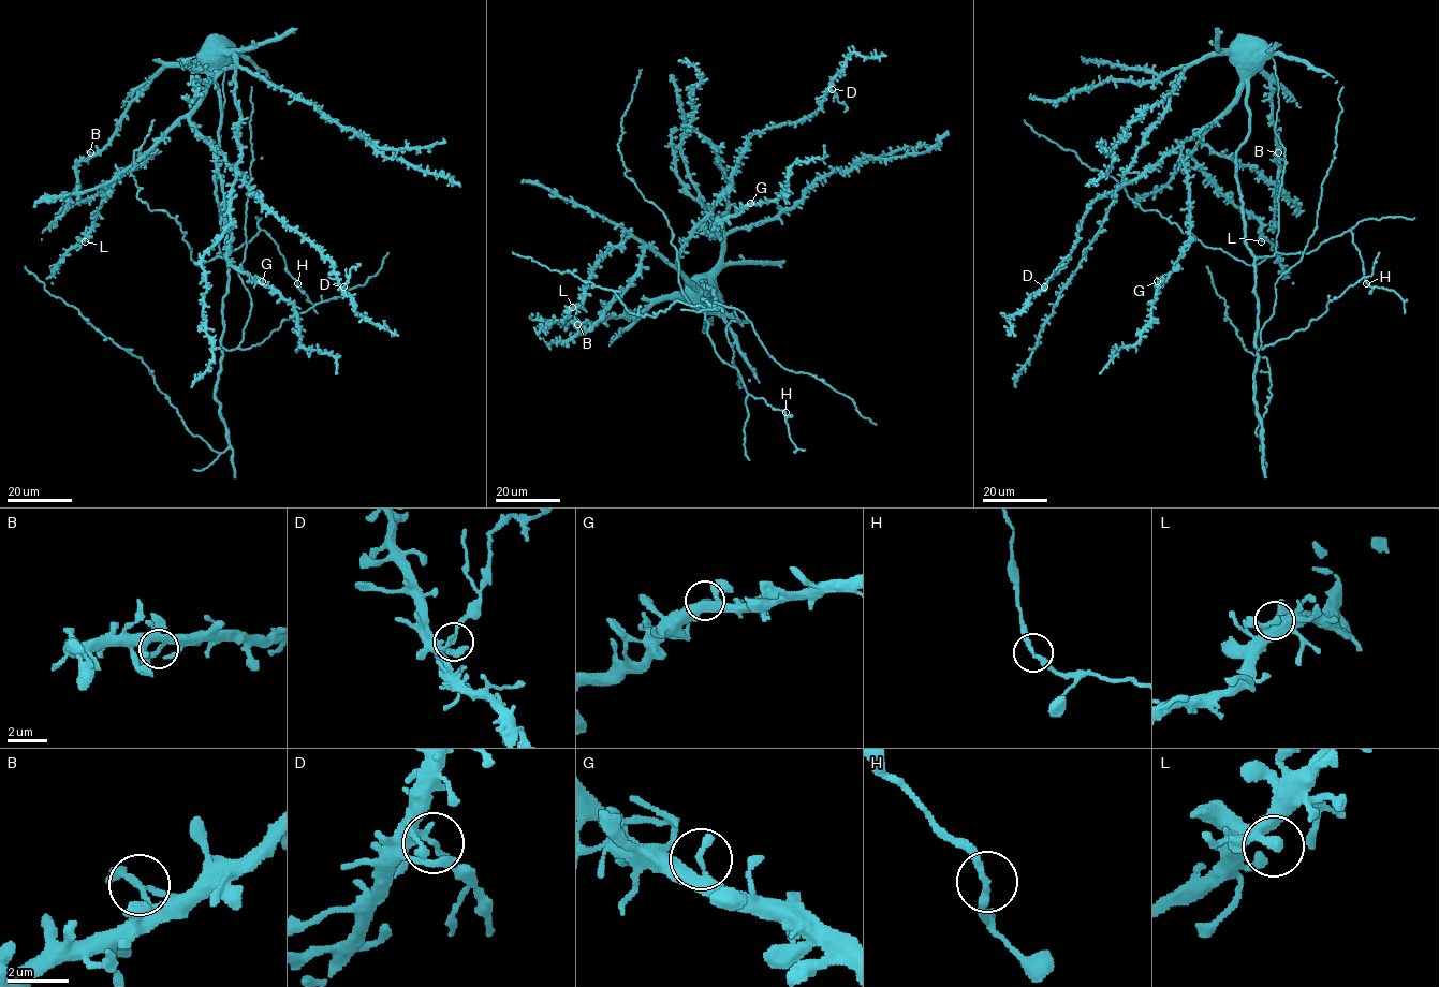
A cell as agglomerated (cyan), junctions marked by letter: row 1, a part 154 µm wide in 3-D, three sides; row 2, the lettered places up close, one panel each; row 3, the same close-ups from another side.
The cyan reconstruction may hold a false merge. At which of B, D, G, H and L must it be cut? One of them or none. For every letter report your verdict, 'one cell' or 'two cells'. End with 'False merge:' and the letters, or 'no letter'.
B: one cell
D: two cells
G: one cell
H: one cell
L: one cell
False merge: D

